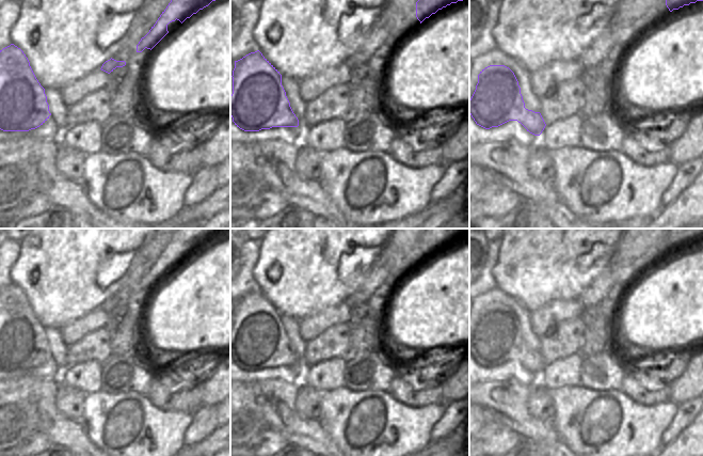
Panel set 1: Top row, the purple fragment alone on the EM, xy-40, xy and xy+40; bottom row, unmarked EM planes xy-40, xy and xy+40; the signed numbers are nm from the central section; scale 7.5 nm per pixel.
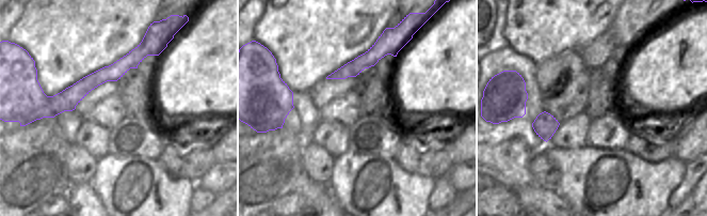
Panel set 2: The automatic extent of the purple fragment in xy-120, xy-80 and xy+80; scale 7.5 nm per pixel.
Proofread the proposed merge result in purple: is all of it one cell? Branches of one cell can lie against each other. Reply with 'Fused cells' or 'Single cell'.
Fused cells.

